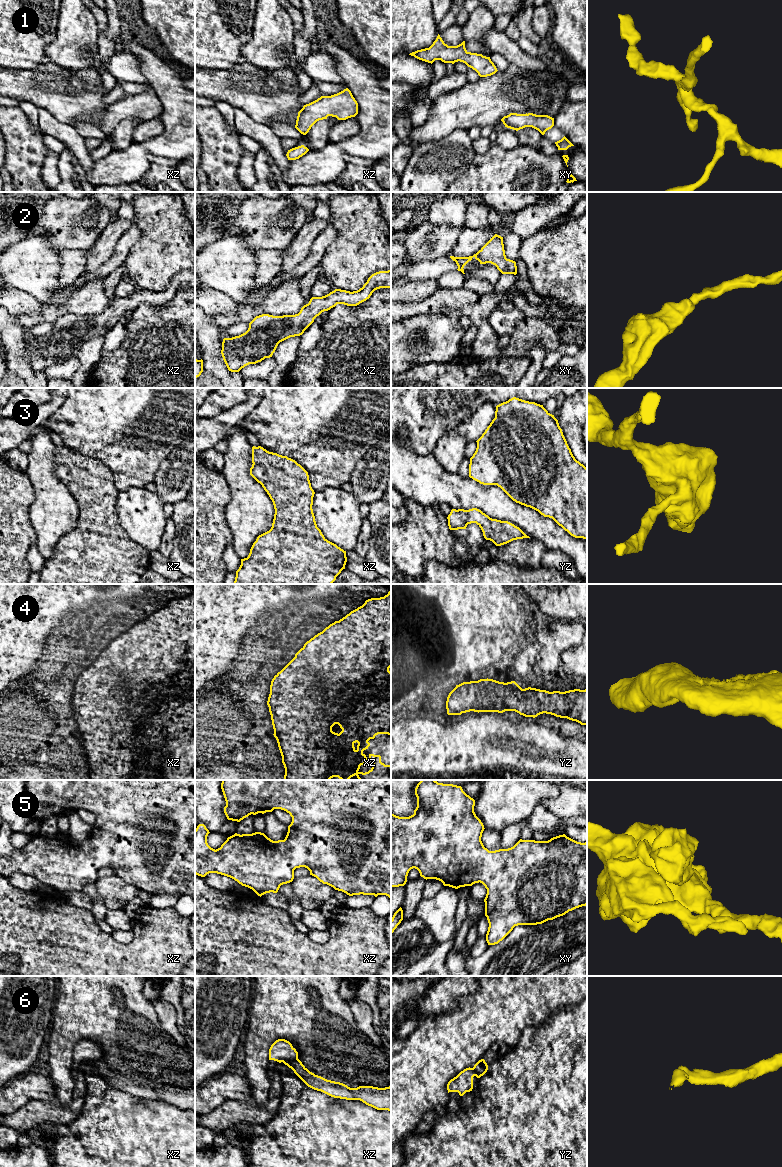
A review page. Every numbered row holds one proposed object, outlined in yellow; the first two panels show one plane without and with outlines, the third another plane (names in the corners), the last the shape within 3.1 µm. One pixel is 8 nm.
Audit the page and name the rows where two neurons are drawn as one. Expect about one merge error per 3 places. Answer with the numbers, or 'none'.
6

